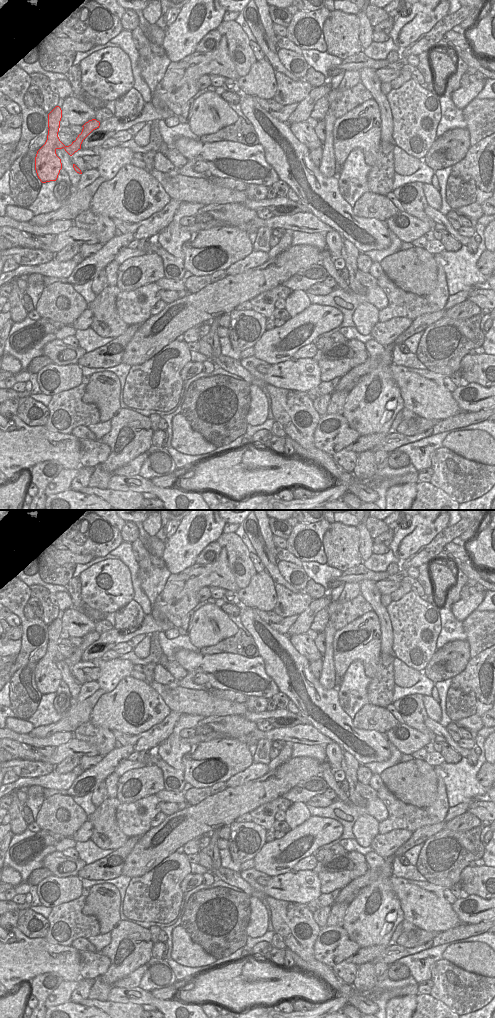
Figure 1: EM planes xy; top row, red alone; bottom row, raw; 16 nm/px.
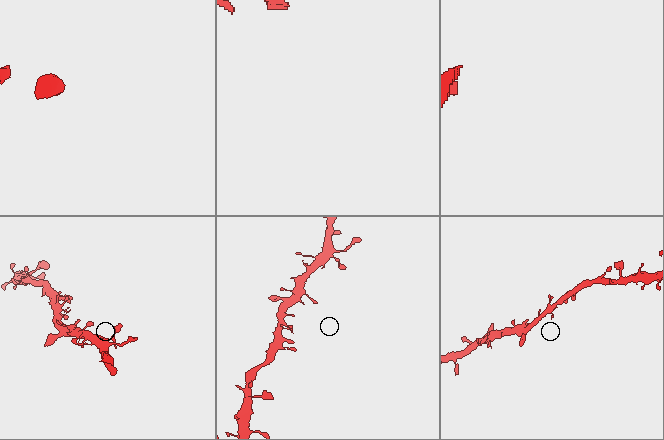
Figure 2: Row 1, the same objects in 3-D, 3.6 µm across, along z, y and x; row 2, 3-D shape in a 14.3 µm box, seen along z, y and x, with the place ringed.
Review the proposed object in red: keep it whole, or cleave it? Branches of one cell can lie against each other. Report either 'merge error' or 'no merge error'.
no merge error

